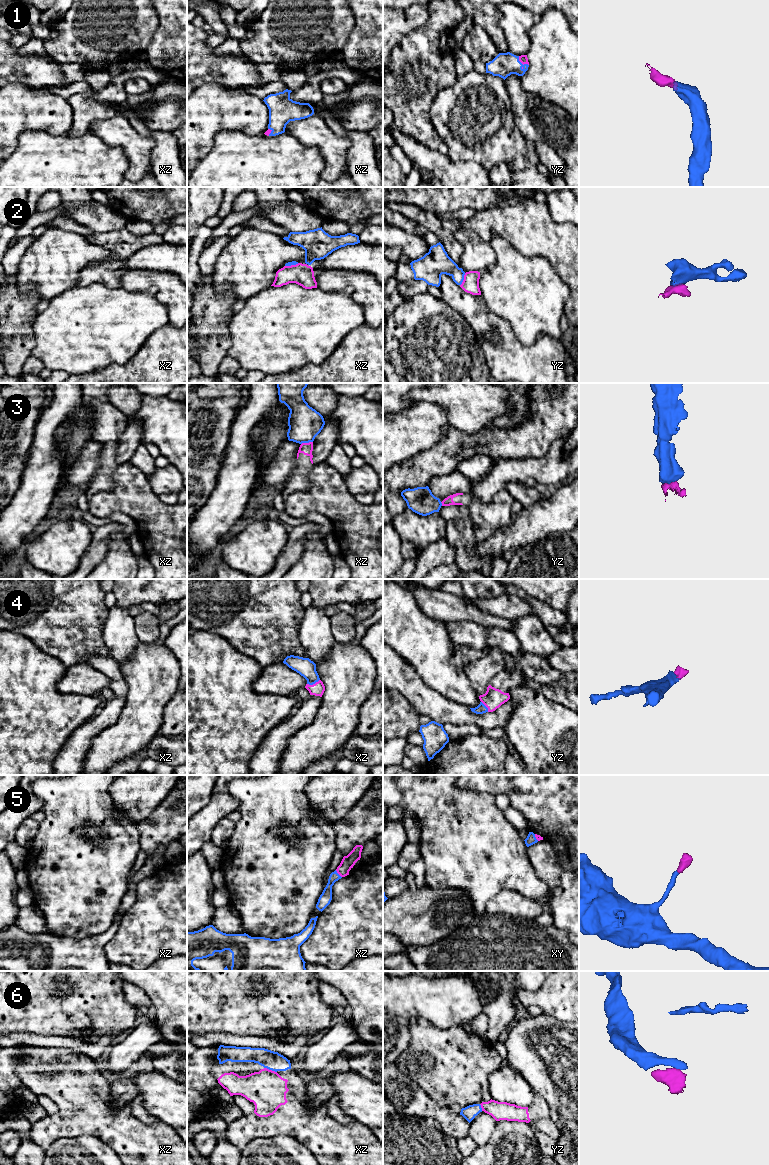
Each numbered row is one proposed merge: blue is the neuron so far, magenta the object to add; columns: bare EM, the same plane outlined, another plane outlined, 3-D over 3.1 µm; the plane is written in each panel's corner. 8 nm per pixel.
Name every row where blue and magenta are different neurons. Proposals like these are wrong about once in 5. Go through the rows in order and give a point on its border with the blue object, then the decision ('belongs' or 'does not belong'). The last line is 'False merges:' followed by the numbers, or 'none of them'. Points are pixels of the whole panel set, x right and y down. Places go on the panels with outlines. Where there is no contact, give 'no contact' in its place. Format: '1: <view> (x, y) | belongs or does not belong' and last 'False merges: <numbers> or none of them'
1: yz (521, 63) | belongs
2: yz (463, 279) | does not belong
3: xz (306, 442) | belongs
4: xz (313, 683) | belongs
5: xz (338, 874) | belongs
6: xz (270, 1069) | belongs
False merges: 2

